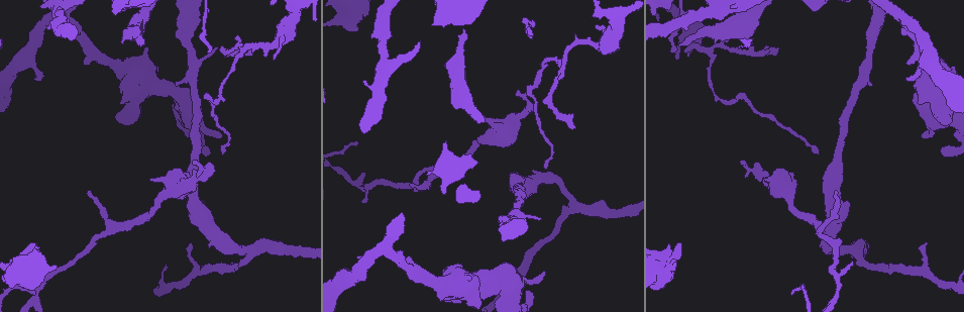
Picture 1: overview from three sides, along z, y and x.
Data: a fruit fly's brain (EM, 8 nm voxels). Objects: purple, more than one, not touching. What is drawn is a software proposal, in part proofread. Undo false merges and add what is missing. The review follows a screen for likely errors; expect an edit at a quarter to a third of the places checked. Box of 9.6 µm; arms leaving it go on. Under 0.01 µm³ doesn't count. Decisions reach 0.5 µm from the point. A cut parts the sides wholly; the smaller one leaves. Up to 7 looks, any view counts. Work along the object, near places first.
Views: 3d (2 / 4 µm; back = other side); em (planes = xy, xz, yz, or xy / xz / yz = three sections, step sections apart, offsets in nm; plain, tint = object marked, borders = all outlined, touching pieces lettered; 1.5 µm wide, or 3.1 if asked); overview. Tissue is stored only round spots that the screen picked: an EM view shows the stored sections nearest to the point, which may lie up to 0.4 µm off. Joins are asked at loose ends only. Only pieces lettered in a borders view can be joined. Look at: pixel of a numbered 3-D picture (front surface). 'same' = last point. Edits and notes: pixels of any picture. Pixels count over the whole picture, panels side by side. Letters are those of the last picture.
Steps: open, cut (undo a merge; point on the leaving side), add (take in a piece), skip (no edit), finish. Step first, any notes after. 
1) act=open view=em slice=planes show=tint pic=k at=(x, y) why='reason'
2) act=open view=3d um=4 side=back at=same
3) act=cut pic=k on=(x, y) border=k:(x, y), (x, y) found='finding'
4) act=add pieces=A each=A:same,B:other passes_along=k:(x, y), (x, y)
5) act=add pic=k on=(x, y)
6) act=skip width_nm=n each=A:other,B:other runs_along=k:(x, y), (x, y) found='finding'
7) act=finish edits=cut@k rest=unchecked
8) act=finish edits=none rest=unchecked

act=open view=em slice=xy step=4 show=borders pic=1 at=(574, 201) why='calibre changes'

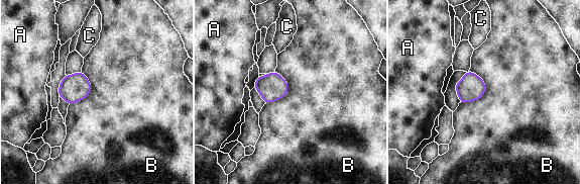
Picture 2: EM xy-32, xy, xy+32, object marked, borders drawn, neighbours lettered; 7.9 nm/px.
act=skip longest_contact=B:280nm each=A:other,B:other,C:other border=2:(469, 70), (485, 92), (460, 103) found='all the same neuron'

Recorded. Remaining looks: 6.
act=open view=em slice=planes show=borders pic=1 at=(532, 294) why='free end'

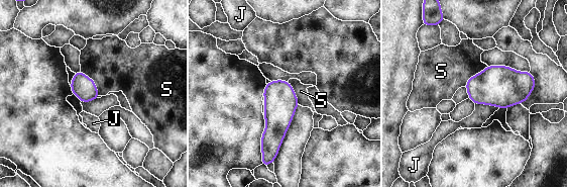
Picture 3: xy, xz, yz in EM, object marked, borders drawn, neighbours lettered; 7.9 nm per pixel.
act=skip each=J:other,S:other border=3:(81, 70), (94, 82), (100, 95) found='no lettered piece goes on from it'

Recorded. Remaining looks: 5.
act=open view=3d um=4 pic=1 at=(544, 167) why='long arm stops here'

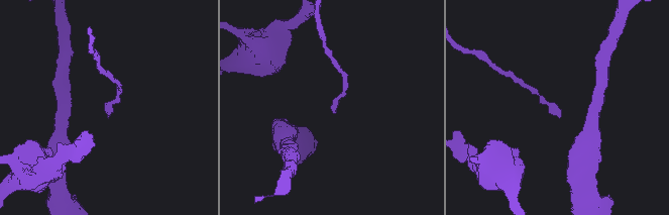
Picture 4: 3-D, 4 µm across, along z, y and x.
act=open view=em slice=yz step=4 show=borders pic=4 at=(107, 114)

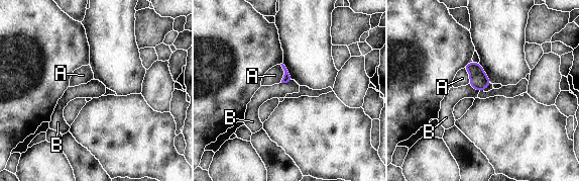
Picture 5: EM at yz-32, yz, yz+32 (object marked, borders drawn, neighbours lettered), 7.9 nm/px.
act=skip each=A:other,B:other found='none of them fits'

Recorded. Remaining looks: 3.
act=finish edits=none rest=unchecked

